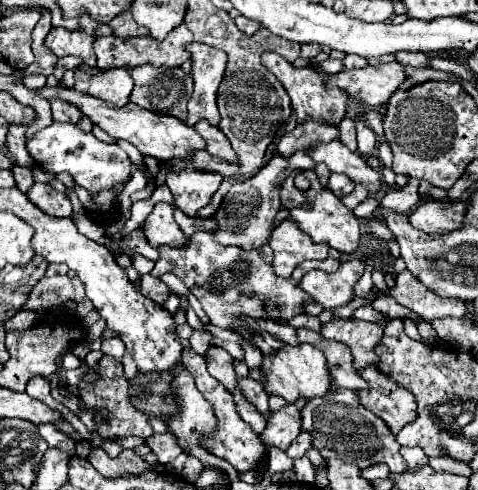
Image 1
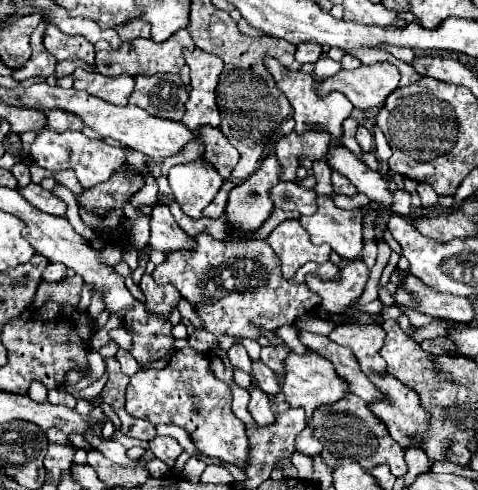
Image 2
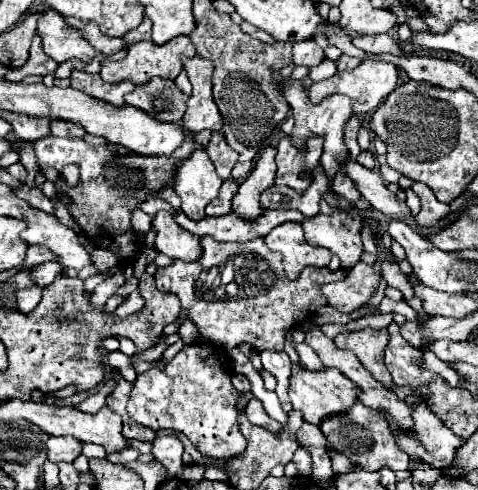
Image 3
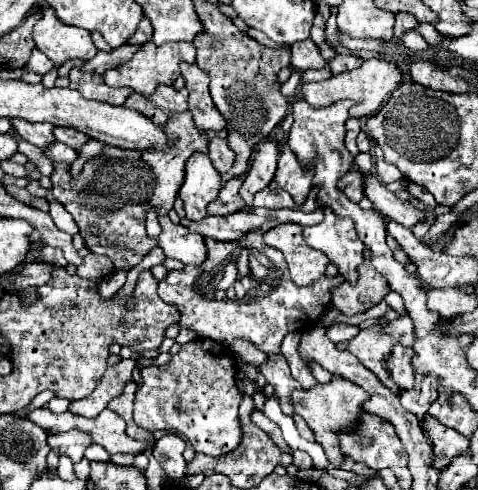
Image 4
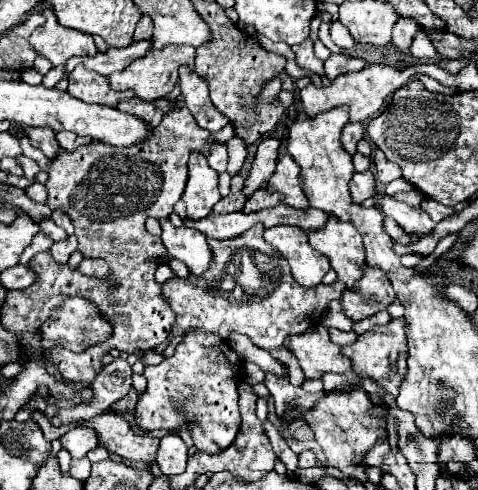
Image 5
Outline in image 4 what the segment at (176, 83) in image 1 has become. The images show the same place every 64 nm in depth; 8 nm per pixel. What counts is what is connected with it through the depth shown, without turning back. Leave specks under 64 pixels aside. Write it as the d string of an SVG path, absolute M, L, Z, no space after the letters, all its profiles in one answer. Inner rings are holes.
M160 84L160 86L156 86L156 92L152 96L132 92L126 98L124 106L144 112L144 116L148 116L154 124L162 126L174 114L188 110L188 90L176 90L174 86Z

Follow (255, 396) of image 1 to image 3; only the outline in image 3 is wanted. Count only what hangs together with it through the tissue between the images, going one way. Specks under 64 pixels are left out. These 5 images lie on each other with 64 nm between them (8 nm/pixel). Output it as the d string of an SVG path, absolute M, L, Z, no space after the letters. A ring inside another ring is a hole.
M252 398L252 404L246 406L246 416L252 424L256 426L262 426L262 428L268 428L270 432L280 432L280 422L276 422L274 418L270 418L262 406L262 402L258 398Z

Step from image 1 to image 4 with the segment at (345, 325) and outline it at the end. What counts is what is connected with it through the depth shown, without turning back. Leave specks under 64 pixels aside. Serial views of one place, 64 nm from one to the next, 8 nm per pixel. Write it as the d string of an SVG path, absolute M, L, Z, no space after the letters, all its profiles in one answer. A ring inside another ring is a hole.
M408 316L398 318L386 326L364 328L352 340L338 342L336 348L352 352L370 372L374 372L378 376L378 380L386 388L390 388L392 392L400 392L400 388L394 384L394 380L386 368L388 352L392 352L392 346L396 342L402 342L404 346L414 344L414 324Z

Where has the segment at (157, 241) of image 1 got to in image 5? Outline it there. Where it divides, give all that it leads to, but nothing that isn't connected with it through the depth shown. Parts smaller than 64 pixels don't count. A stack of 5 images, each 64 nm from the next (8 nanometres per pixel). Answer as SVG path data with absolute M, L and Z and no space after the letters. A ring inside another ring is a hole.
M160 218L160 226L162 226L162 242L166 246L166 252L170 258L182 260L192 274L200 276L208 270L208 262L210 262L210 248L206 244L206 236L194 228L186 228L186 226L172 226L172 222L168 218Z

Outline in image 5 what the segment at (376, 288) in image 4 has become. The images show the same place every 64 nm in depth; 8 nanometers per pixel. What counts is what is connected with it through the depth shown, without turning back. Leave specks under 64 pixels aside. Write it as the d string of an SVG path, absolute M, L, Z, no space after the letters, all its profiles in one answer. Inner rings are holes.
M364 266L358 290L344 290L344 294L340 296L340 304L344 314L358 322L380 310L386 310L392 298L394 290L390 286L390 280L386 278L386 272L374 266Z

